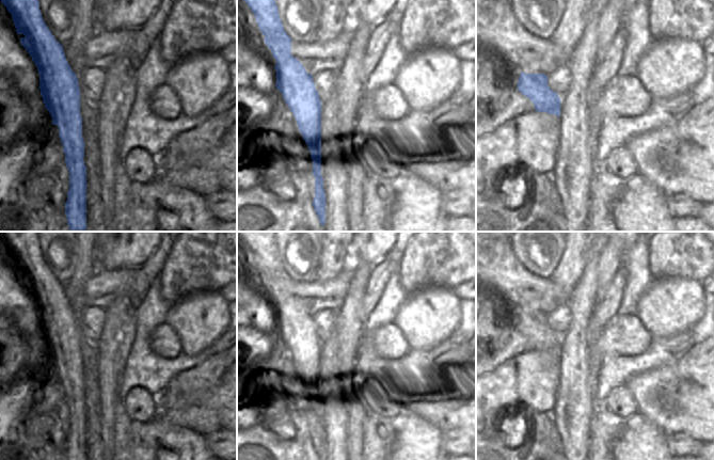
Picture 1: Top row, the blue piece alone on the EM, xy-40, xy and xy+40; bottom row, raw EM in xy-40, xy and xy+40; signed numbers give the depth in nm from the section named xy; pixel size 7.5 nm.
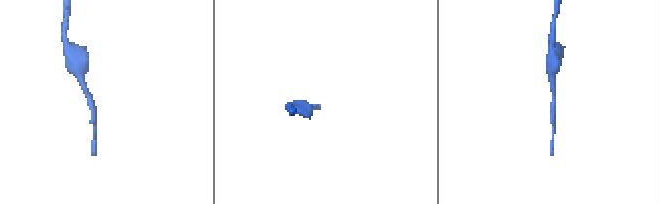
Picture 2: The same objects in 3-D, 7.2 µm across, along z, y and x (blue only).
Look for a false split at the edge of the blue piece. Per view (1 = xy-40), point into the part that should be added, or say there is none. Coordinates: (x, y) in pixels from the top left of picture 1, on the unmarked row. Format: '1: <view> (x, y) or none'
1: xy-40 (86, 425)

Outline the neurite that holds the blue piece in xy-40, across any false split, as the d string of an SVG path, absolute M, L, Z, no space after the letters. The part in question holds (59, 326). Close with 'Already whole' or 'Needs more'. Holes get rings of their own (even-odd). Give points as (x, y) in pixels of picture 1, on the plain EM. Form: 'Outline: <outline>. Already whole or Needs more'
Outline: M0 232L0 239L12 254L17 273L25 274L20 277L20 282L37 306L43 340L52 356L52 364L59 366L65 403L69 410L69 429L65 442L67 460L89 460L89 426L86 424L86 406L83 400L84 380L82 378L78 317L65 297L63 285L54 277L42 256L37 232Z. Needs more

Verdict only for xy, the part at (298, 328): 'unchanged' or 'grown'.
grown

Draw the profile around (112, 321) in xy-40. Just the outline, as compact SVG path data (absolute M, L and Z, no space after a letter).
M117 300L106 308L106 320L104 322L104 329L99 335L97 342L97 349L99 351L99 363L101 362L101 350L110 344L110 337L114 335L114 331L118 329L121 324L121 318L116 314L121 307L122 300Z

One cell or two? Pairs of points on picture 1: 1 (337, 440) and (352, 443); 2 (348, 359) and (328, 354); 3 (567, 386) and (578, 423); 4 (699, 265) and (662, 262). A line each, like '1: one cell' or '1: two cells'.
1: two cells
2: two cells
3: one cell
4: one cell

